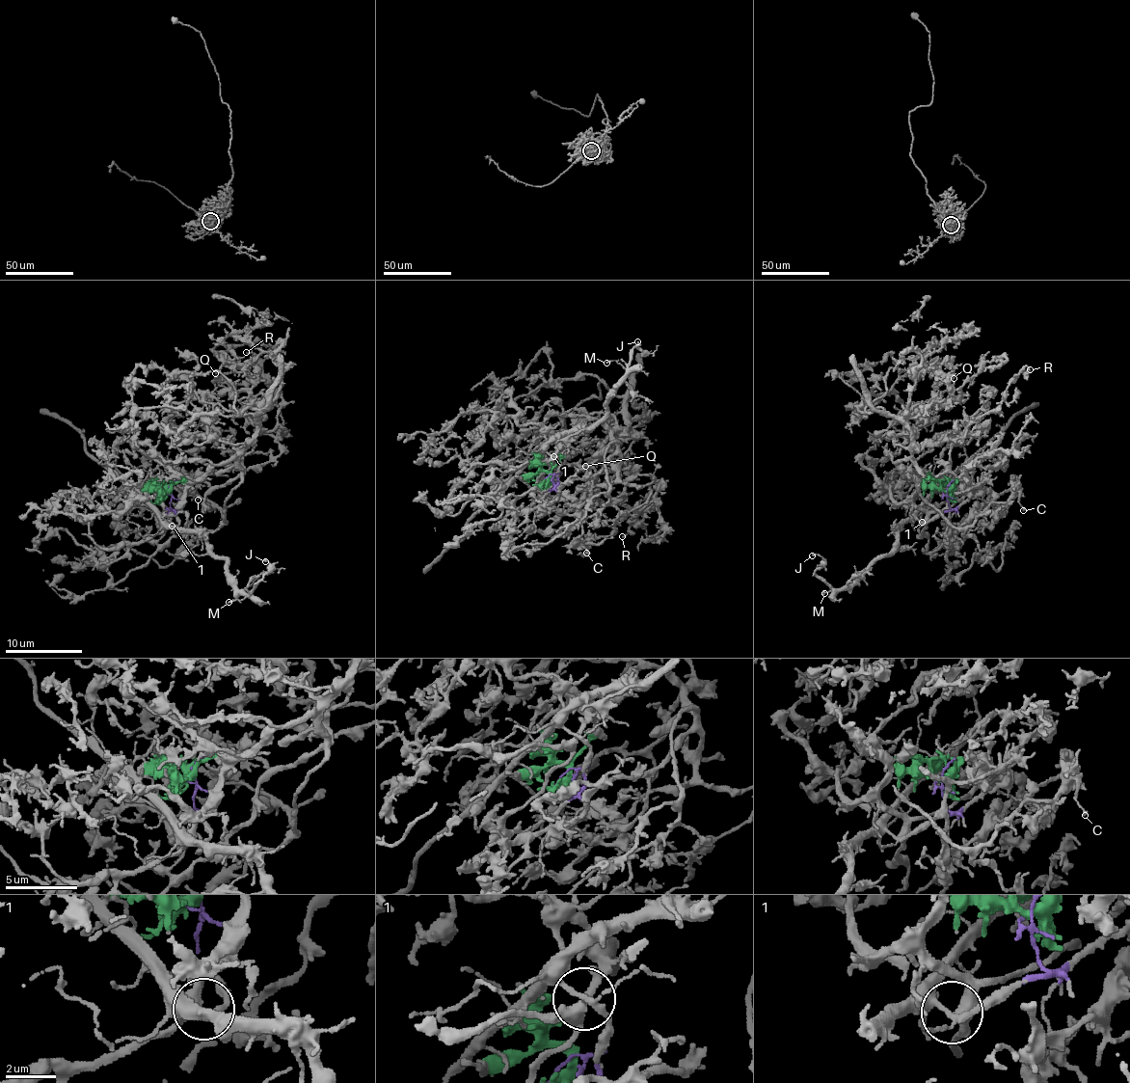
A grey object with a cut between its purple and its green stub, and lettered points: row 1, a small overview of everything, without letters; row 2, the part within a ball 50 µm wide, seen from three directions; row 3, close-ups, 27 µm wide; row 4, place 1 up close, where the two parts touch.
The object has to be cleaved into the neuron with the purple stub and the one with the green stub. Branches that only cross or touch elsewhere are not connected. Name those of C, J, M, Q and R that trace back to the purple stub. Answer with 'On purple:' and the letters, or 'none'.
On purple: J, M

